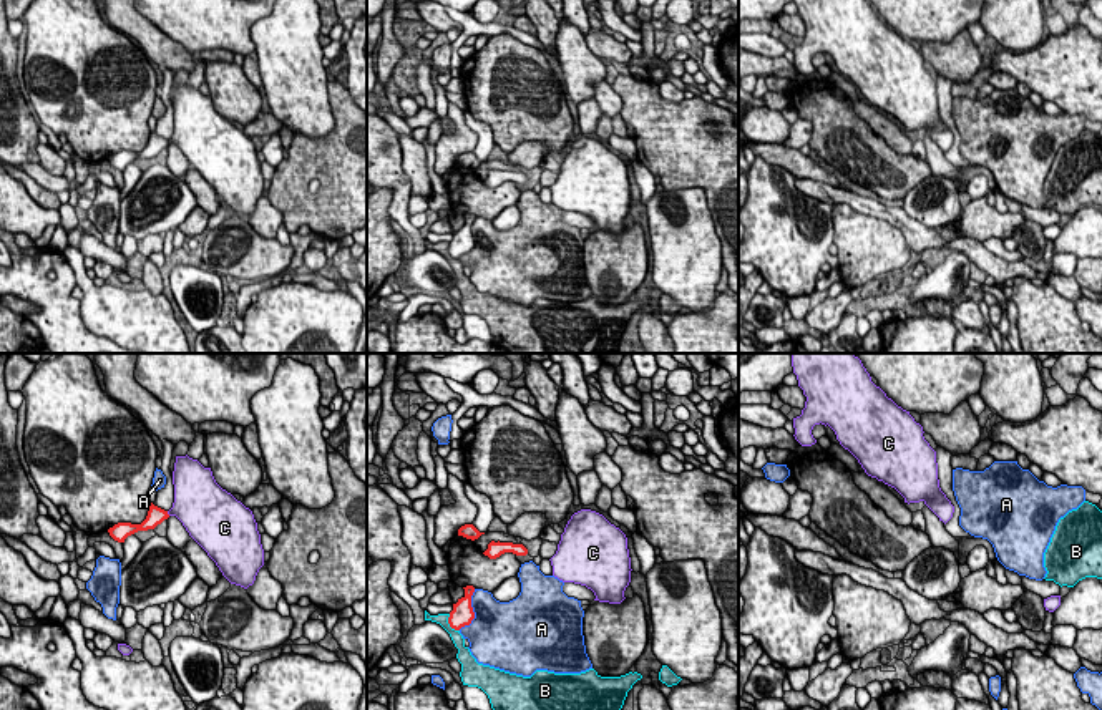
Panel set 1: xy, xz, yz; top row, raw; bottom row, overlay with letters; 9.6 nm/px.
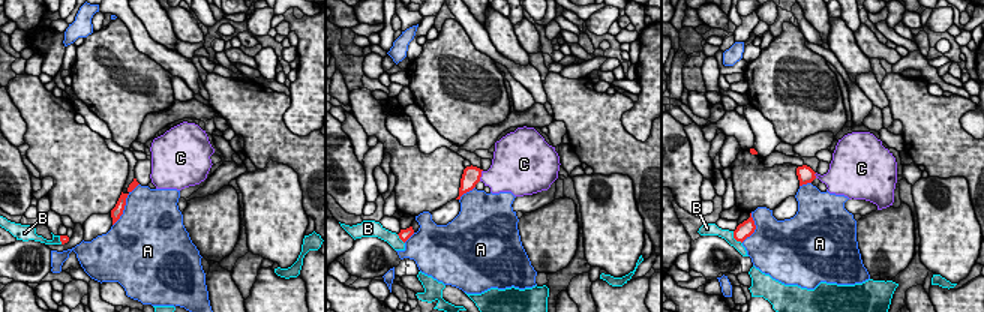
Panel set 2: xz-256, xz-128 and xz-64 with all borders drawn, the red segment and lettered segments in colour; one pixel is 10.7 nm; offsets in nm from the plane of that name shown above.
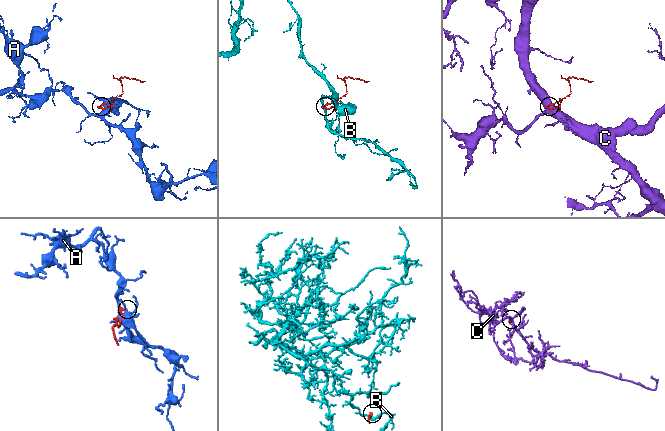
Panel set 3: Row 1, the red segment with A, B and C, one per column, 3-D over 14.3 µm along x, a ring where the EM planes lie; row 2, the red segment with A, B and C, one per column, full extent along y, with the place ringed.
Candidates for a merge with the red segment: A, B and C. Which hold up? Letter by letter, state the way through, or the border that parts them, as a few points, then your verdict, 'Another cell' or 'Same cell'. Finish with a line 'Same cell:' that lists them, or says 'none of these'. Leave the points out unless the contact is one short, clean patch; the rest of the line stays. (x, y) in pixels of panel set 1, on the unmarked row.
A: Another cell
B: Another cell
C: Path across: xy (155, 145), (166, 141), (191, 135). Same cell
Same cell: C

